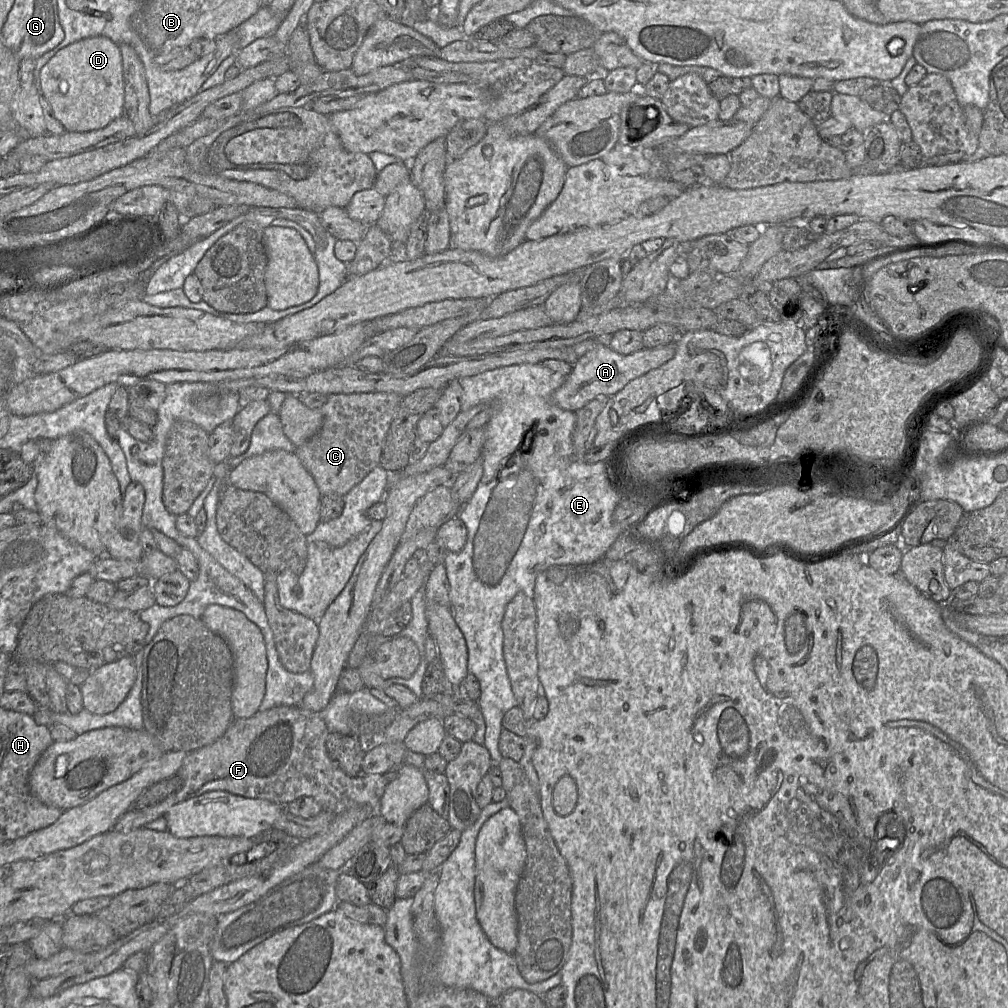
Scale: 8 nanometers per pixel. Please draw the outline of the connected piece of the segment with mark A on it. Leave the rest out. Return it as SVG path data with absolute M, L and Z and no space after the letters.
M599 341L576 361L565 382L553 393L553 402L562 409L576 412L598 396L614 396L631 380L671 360L675 353L676 342L623 355Z

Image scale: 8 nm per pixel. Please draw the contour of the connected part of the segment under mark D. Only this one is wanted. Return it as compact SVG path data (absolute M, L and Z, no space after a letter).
M106 36L82 39L59 50L41 69L39 74L40 95L51 106L54 116L66 131L88 132L107 126L125 114L124 78L119 46Z

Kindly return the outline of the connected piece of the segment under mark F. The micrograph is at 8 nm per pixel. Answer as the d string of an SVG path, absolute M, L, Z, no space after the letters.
M298 705L278 706L278 707L268 709L266 711L262 711L262 712L258 711L249 718L235 719L230 724L230 726L228 727L224 735L220 737L218 740L216 740L212 744L203 746L187 754L186 758L183 761L182 766L177 772L177 775L182 780L182 786L180 787L180 789L171 793L169 796L167 796L161 802L159 802L158 804L154 806L147 807L144 809L130 808L117 820L112 830L117 831L117 832L126 833L133 829L144 827L147 823L155 819L158 819L159 817L163 817L173 805L183 802L187 799L199 796L208 791L227 791L232 794L240 795L246 798L269 800L279 805L287 805L290 802L300 797L311 797L322 806L323 811L329 811L334 814L345 812L349 810L350 808L358 807L360 805L371 805L373 808L376 808L376 812L377 812L377 808L378 808L380 799L387 785L387 781L384 778L383 774L359 774L358 776L348 776L347 774L345 774L339 767L337 767L332 762L332 760L328 756L328 753L326 750L326 739L329 733L330 731L327 727L327 724L322 718L320 713L315 713L310 710L303 709Z

